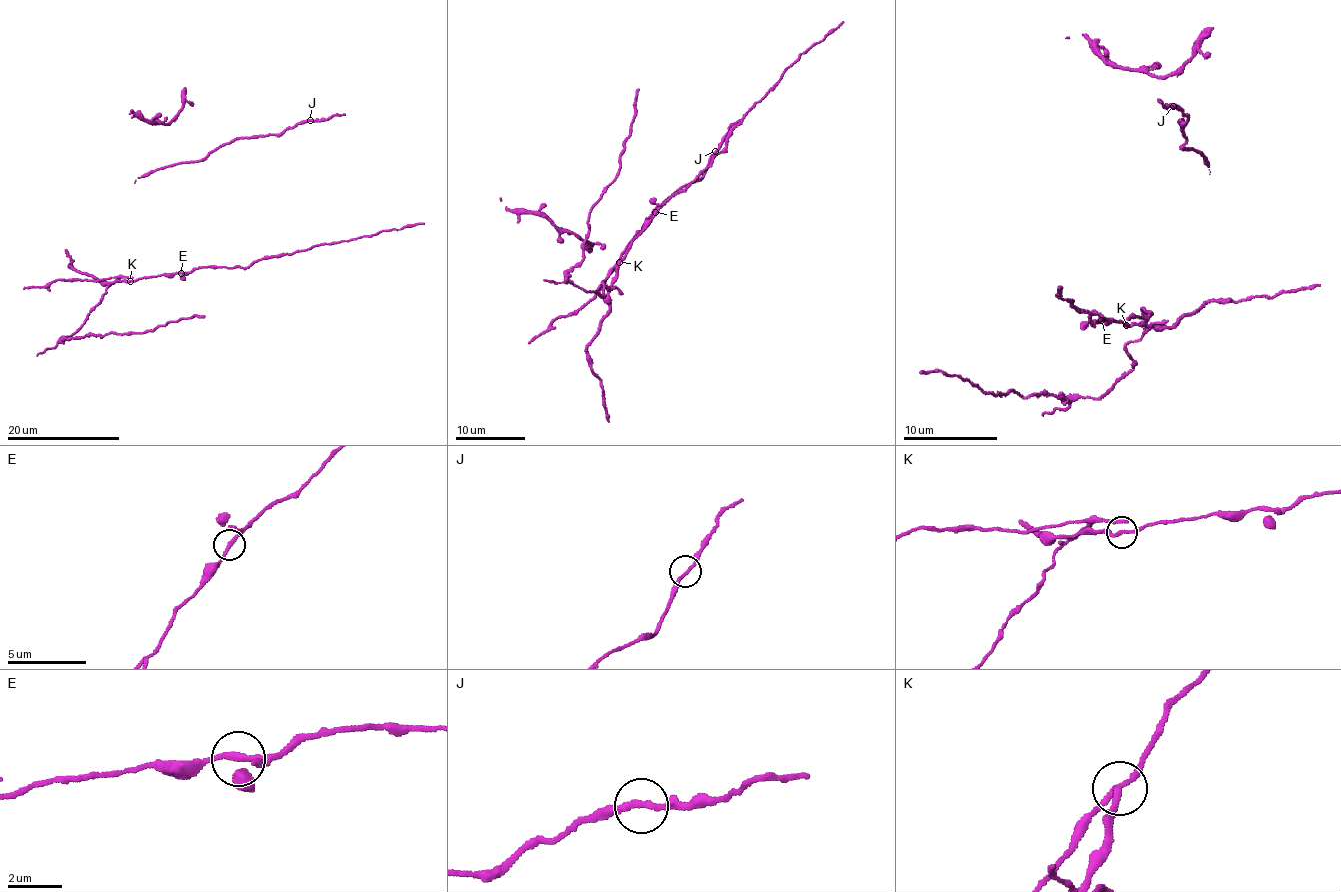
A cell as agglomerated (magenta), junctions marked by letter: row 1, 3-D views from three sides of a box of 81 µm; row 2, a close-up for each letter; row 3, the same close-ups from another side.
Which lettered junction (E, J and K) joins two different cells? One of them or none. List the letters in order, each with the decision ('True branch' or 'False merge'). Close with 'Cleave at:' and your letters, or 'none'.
E: True branch
J: True branch
K: False merge
Cleave at: K

